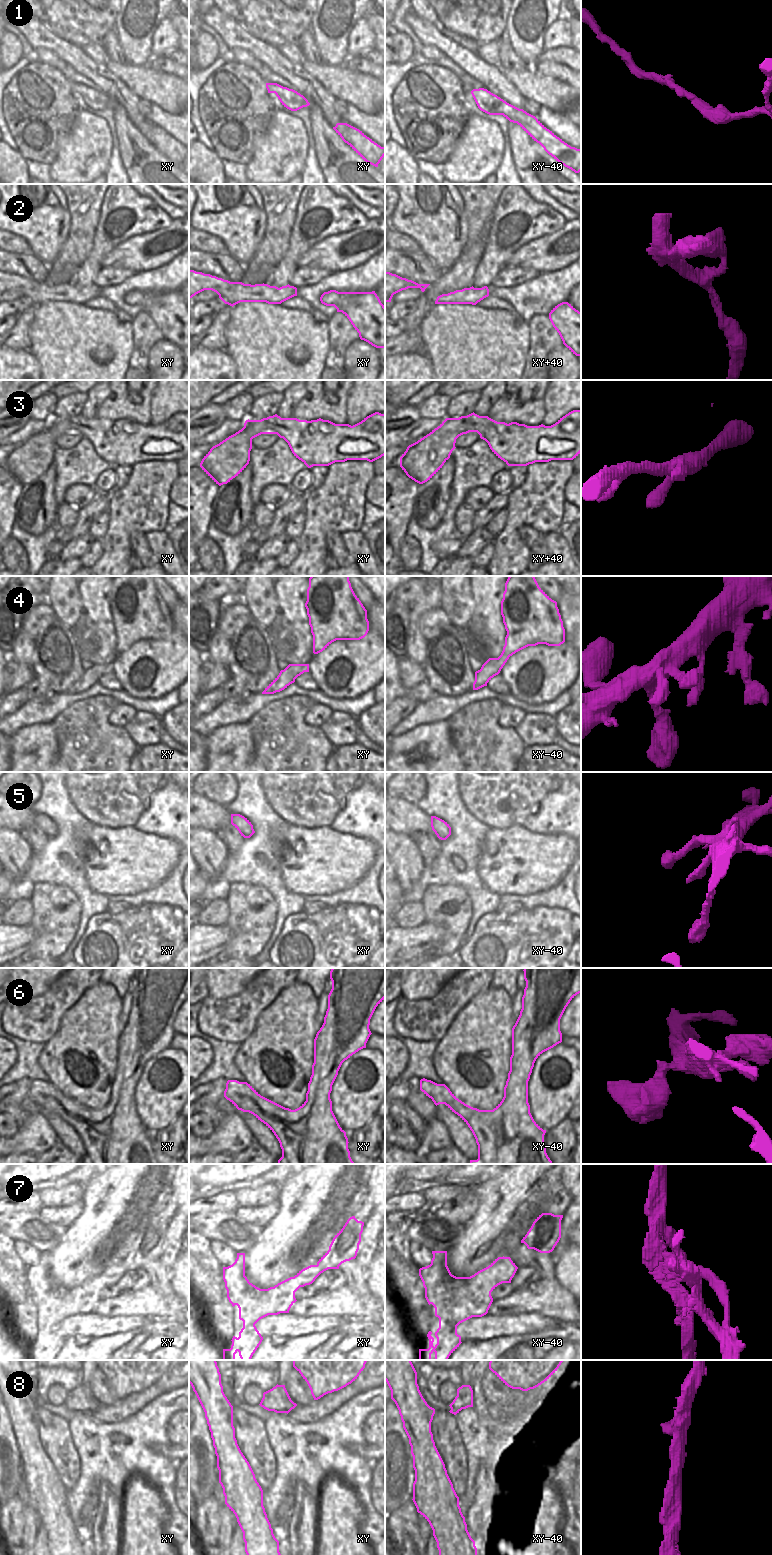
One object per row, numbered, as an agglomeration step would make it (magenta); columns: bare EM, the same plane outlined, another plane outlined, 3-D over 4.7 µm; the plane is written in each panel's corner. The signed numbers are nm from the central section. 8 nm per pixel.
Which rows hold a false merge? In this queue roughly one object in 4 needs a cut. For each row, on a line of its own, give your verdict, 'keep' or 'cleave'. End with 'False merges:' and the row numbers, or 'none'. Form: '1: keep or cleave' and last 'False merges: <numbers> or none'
1: keep
2: keep
3: keep
4: keep
5: keep
6: keep
7: cleave
8: keep
False merges: 7

